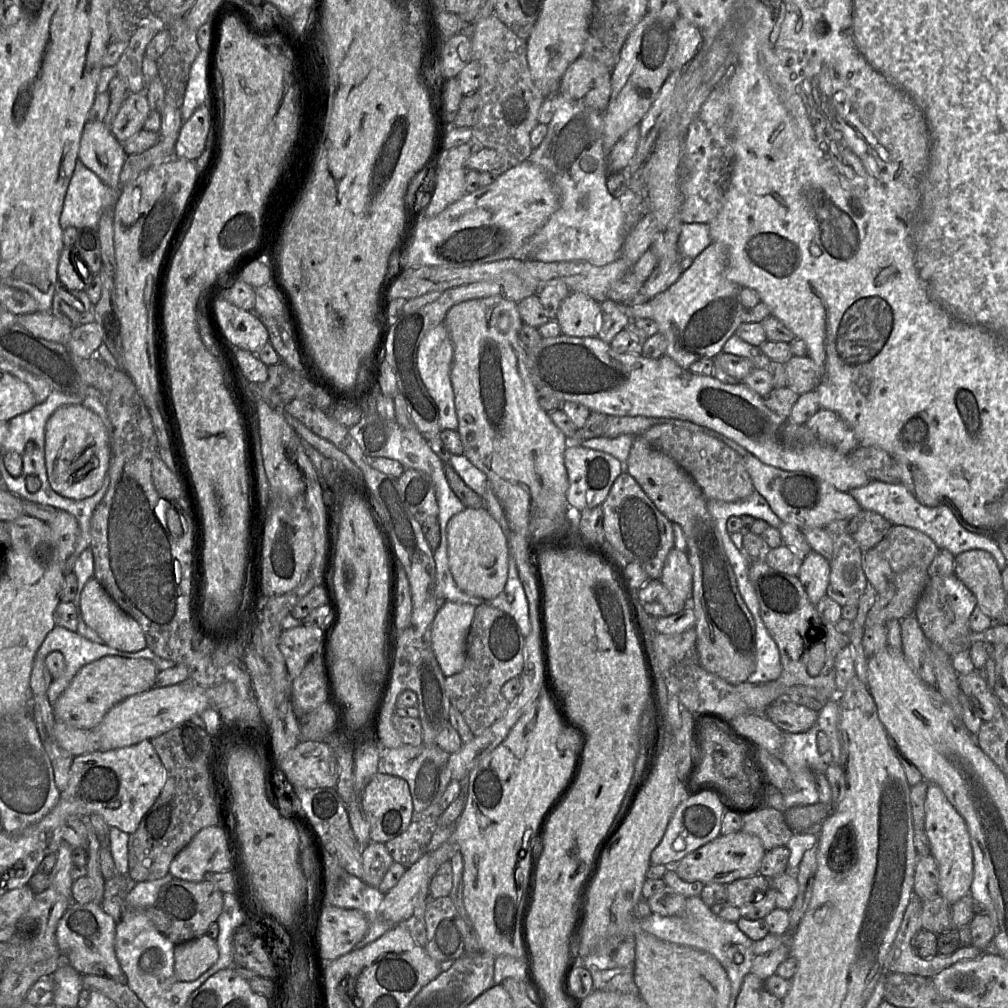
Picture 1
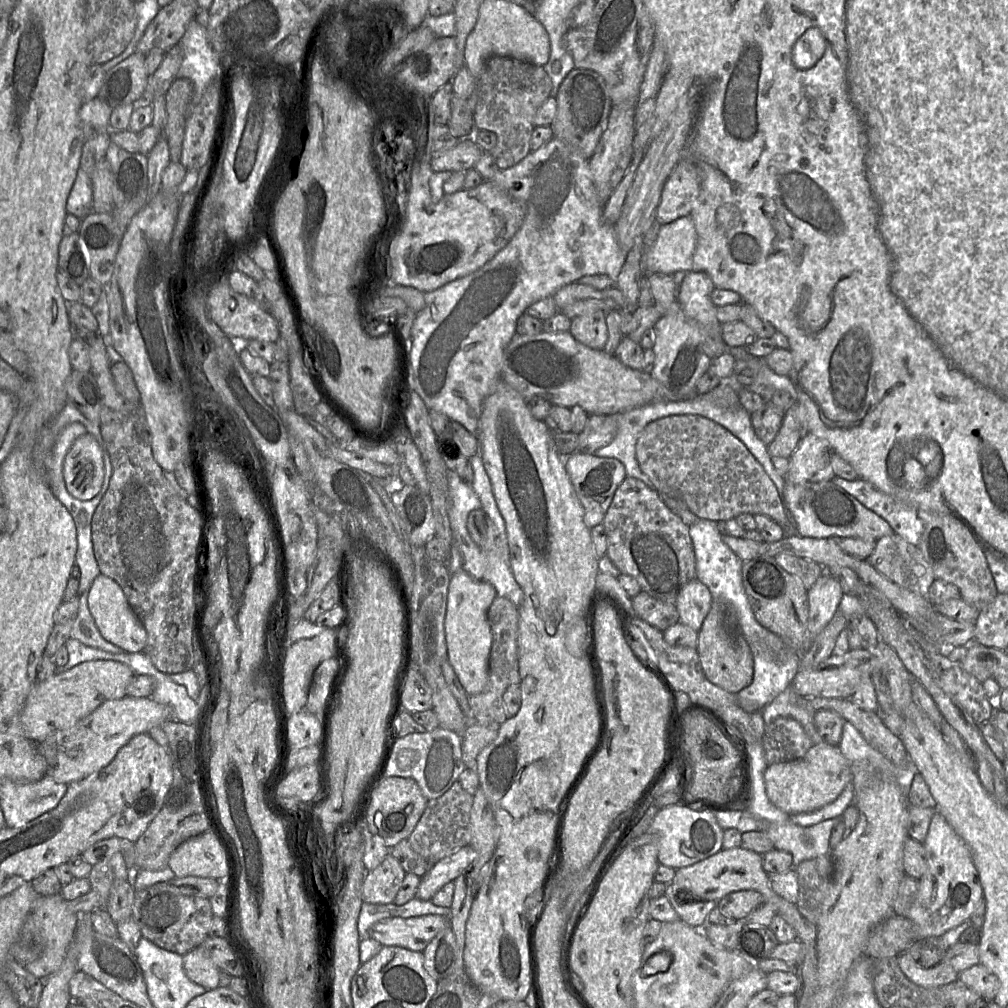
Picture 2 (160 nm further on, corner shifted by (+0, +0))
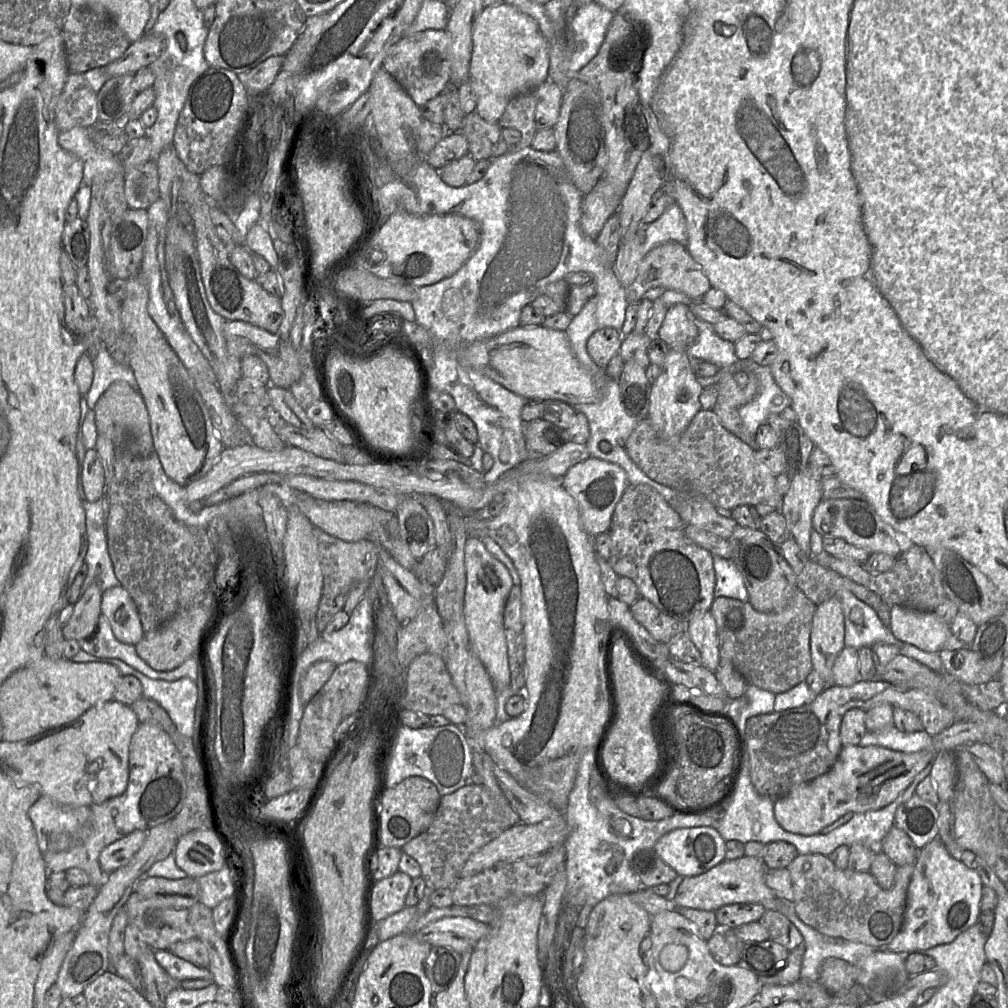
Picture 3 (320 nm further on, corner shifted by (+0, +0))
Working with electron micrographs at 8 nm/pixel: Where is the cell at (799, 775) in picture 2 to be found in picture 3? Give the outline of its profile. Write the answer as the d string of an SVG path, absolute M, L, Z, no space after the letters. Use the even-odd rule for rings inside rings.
M957 722L948 729L932 736L931 745L917 753L904 753L878 746L843 746L835 764L825 774L790 790L788 794L774 800L774 816L786 831L804 836L821 833L821 830L846 813L864 813L879 810L893 802L913 781L915 776L930 764L937 753L955 751L968 743L983 742L984 729L975 722Z

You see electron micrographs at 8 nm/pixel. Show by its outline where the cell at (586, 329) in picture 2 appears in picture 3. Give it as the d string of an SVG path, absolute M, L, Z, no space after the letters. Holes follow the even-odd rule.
M605 327L597 329L591 334L587 340L587 352L592 358L592 360L601 368L606 368L611 358L619 352L621 347L623 336L621 335L621 330L616 330L612 327Z

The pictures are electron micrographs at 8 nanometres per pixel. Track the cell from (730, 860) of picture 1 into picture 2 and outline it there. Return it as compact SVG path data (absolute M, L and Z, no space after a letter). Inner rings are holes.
M742 847L722 849L718 853L699 861L691 866L675 869L675 876L672 883L679 890L686 891L694 901L718 902L724 896L743 890L754 890L759 892L771 904L777 915L786 920L796 931L797 938L801 944L805 941L812 941L816 944L816 926L804 918L796 904L786 901L776 894L769 883L769 875L762 866L762 856Z

